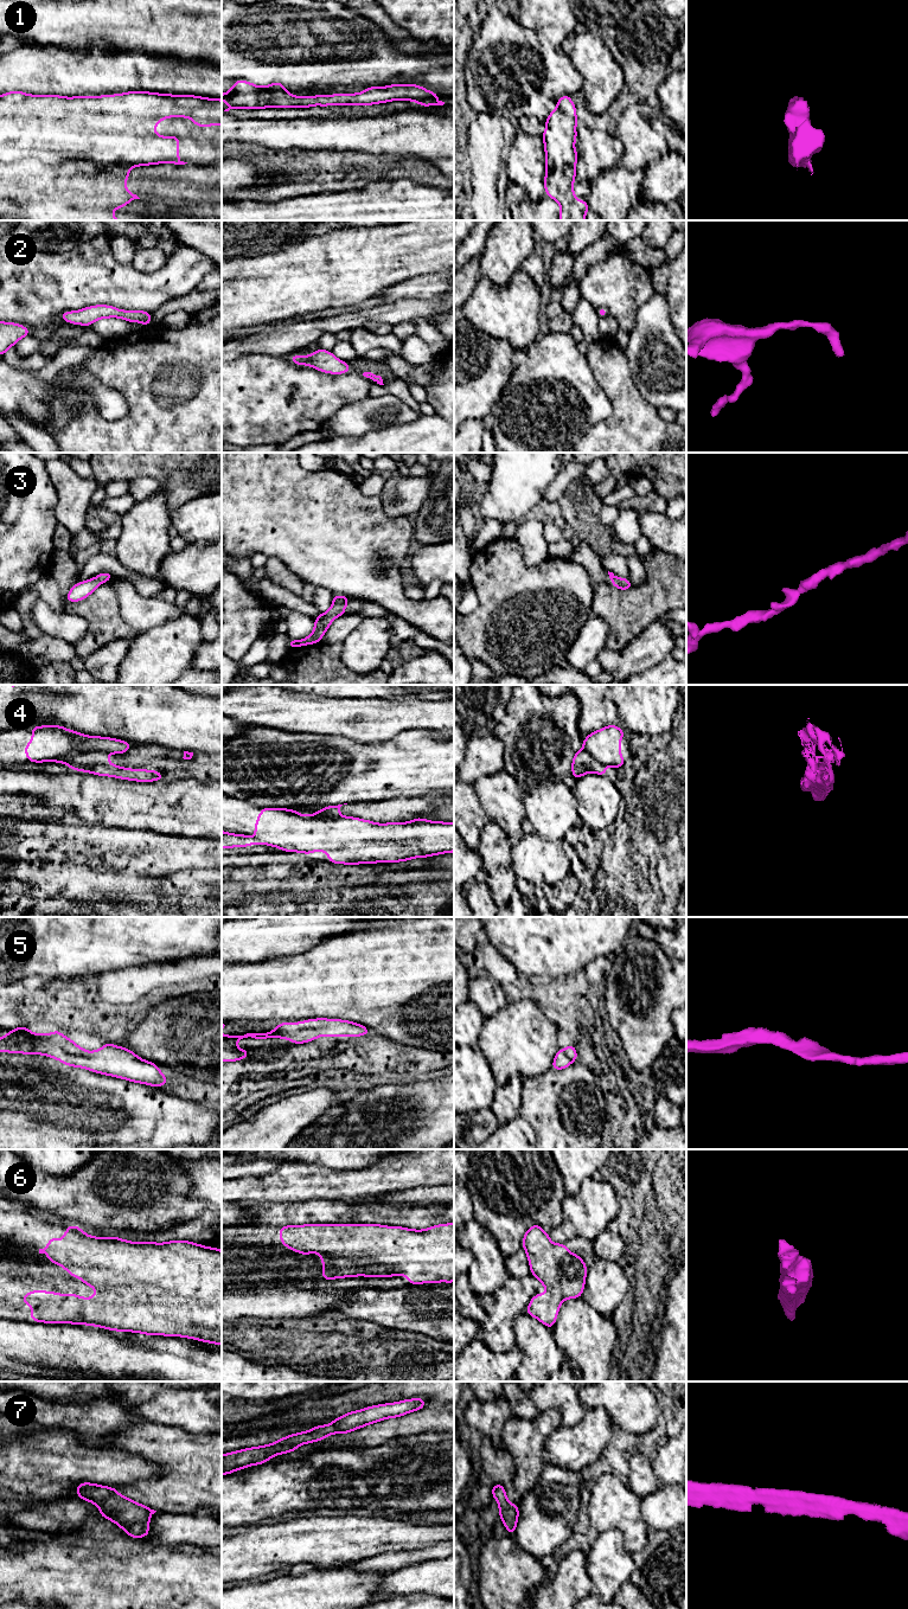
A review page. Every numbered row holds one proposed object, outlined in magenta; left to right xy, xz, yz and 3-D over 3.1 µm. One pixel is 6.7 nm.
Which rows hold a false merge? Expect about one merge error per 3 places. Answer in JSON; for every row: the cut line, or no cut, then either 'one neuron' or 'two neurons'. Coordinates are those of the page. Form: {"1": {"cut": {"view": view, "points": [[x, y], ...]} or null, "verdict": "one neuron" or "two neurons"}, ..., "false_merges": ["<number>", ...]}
{"1": {"cut": {"view": "xy", "points": [[123, 106], [116, 113], [94, 116], [91, 160], [0, 160]]}, "verdict": "two neurons"}, "2": {"cut": null, "verdict": "one neuron"}, "3": {"cut": null, "verdict": "one neuron"}, "4": {"cut": {"view": "xz", "points": [[286, 809], [307, 816], [340, 816]]}, "verdict": "two neurons"}, "5": {"cut": null, "verdict": "one neuron"}, "6": {"cut": null, "verdict": "one neuron"}, "7": {"cut": null, "verdict": "one neuron"}, "false_merges": ["1", "4"]}

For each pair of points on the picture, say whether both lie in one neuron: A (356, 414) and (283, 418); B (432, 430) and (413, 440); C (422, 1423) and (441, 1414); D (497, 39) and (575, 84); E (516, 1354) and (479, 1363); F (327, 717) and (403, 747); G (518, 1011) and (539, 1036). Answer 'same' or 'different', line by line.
A: different
B: same
C: same
D: same
E: same
F: different
G: same

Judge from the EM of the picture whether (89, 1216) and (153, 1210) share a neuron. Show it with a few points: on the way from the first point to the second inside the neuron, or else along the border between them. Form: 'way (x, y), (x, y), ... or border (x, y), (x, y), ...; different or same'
way (104, 1210), (138, 1210); same

